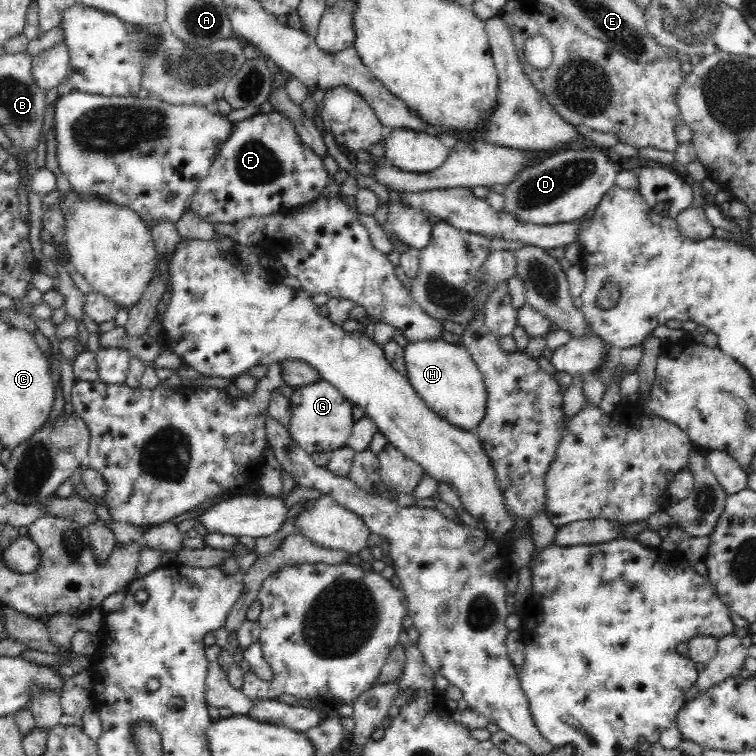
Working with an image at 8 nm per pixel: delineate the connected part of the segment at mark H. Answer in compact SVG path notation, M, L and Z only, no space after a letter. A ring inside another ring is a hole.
M436 340L408 341L403 348L406 378L432 412L450 424L472 431L486 410L486 387L482 373L463 343Z

